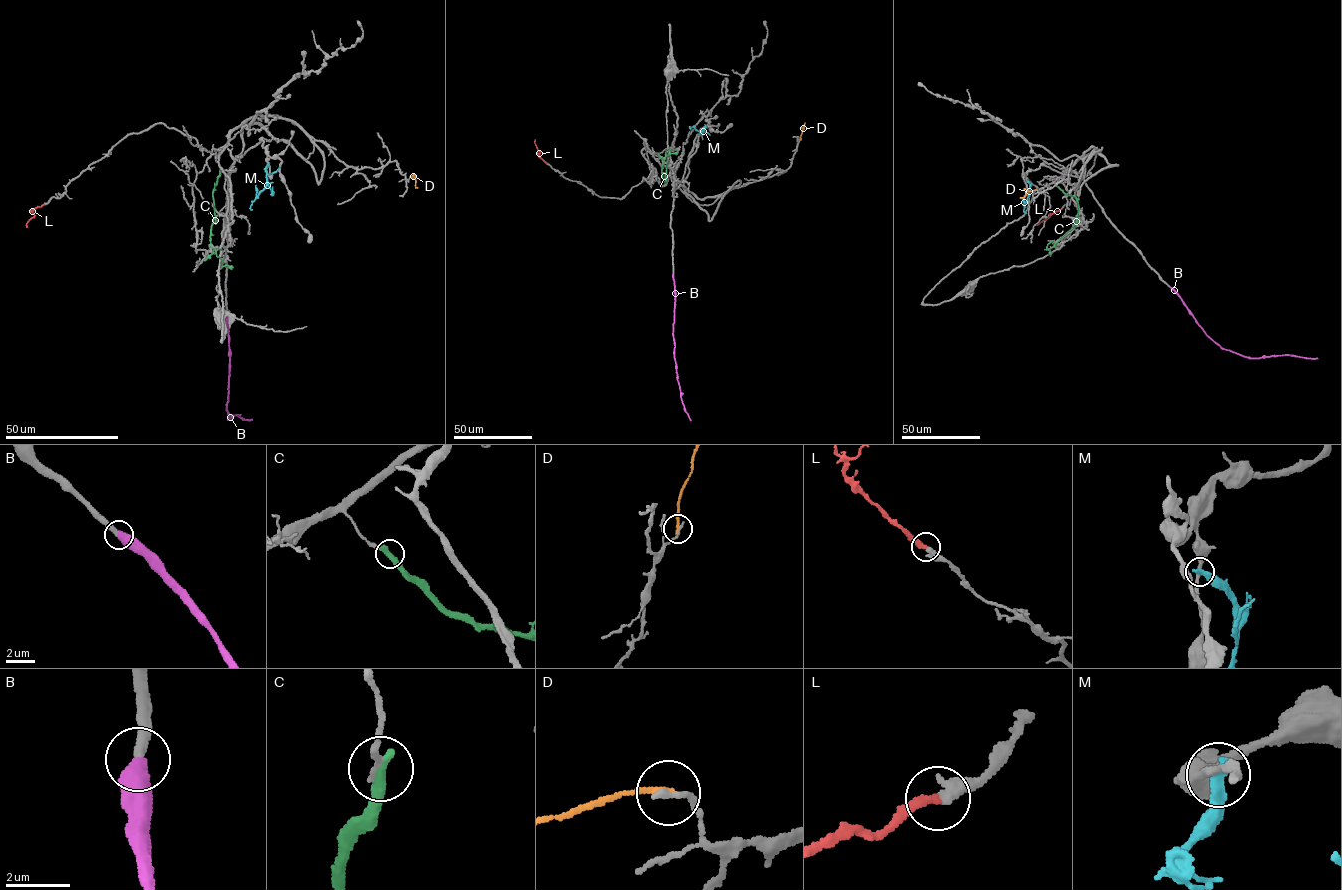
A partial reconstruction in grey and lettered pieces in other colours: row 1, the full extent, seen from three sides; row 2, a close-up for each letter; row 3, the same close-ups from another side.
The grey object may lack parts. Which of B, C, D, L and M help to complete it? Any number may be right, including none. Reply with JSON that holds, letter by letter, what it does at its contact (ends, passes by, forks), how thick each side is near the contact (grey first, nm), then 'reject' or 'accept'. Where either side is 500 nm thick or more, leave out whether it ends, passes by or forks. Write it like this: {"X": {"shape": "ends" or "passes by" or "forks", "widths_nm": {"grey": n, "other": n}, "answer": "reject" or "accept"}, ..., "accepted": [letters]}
{"B": {"widths_nm": {"grey": 340, "other": 550}, "answer": "accept"}, "C": {"shape": "ends", "widths_nm": {"grey": 190, "other": 400}, "answer": "reject"}, "D": {"shape": "ends", "widths_nm": {"grey": 200, "other": 190}, "answer": "reject"}, "L": {"shape": "ends", "widths_nm": {"grey": 380, "other": 280}, "answer": "accept"}, "M": {"shape": "ends", "widths_nm": {"grey": 240, "other": 400}, "answer": "reject"}, "accepted": ["B", "L"]}

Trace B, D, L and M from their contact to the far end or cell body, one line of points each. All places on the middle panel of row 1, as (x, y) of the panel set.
B: (673, 274), (674, 359), (682, 403), (691, 421)
D: (800, 139), (805, 123)
L: (547, 163), (538, 155), (540, 151), (535, 139)
M: (702, 129), (700, 133), (694, 127), (689, 127), (690, 129)

